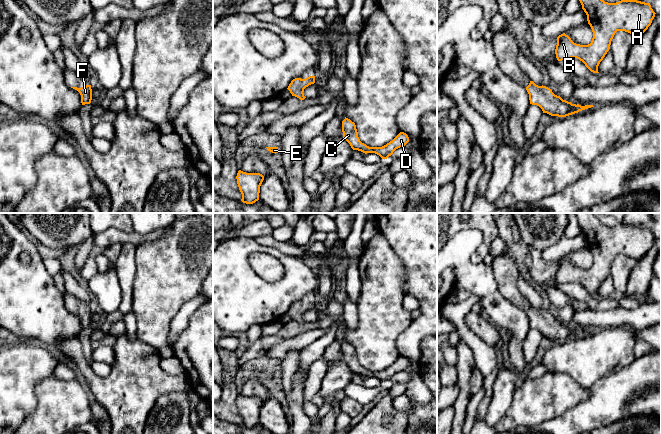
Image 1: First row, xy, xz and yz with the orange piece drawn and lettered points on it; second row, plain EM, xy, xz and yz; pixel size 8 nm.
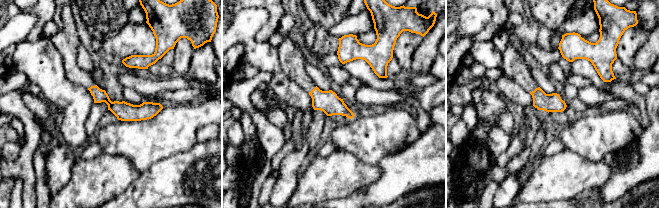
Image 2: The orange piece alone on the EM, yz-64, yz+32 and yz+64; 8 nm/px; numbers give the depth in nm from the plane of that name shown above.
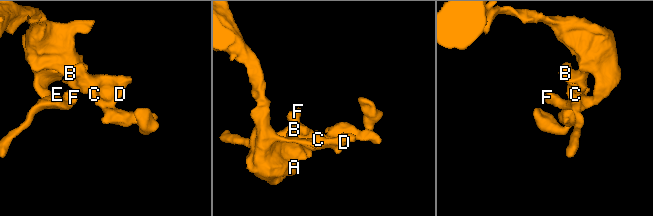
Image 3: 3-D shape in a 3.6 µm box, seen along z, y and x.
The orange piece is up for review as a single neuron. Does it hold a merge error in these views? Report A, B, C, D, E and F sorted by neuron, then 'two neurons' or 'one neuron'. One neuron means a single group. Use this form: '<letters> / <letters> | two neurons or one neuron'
A B C D E F | one neuron

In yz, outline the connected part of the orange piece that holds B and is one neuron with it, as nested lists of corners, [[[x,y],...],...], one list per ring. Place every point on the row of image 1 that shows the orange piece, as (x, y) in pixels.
[[[604,0],[579,1],[587,15],[588,24],[593,32],[592,41],[588,45],[576,44],[568,35],[563,33],[557,37],[555,54],[558,61],[577,58],[593,73],[599,73],[598,66],[609,51],[611,41],[617,31],[625,31],[639,37],[651,25],[656,14],[651,8],[650,3],[637,0],[621,0],[616,3],[608,3]]]

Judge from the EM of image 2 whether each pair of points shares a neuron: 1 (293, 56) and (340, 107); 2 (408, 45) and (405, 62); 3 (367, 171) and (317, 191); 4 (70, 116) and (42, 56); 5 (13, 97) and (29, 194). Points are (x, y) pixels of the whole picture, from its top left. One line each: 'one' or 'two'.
1: one
2: one
3: one
4: one
5: one

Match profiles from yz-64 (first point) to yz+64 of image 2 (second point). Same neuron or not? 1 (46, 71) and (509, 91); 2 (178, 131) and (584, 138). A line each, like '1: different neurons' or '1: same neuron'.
1: same neuron
2: same neuron

